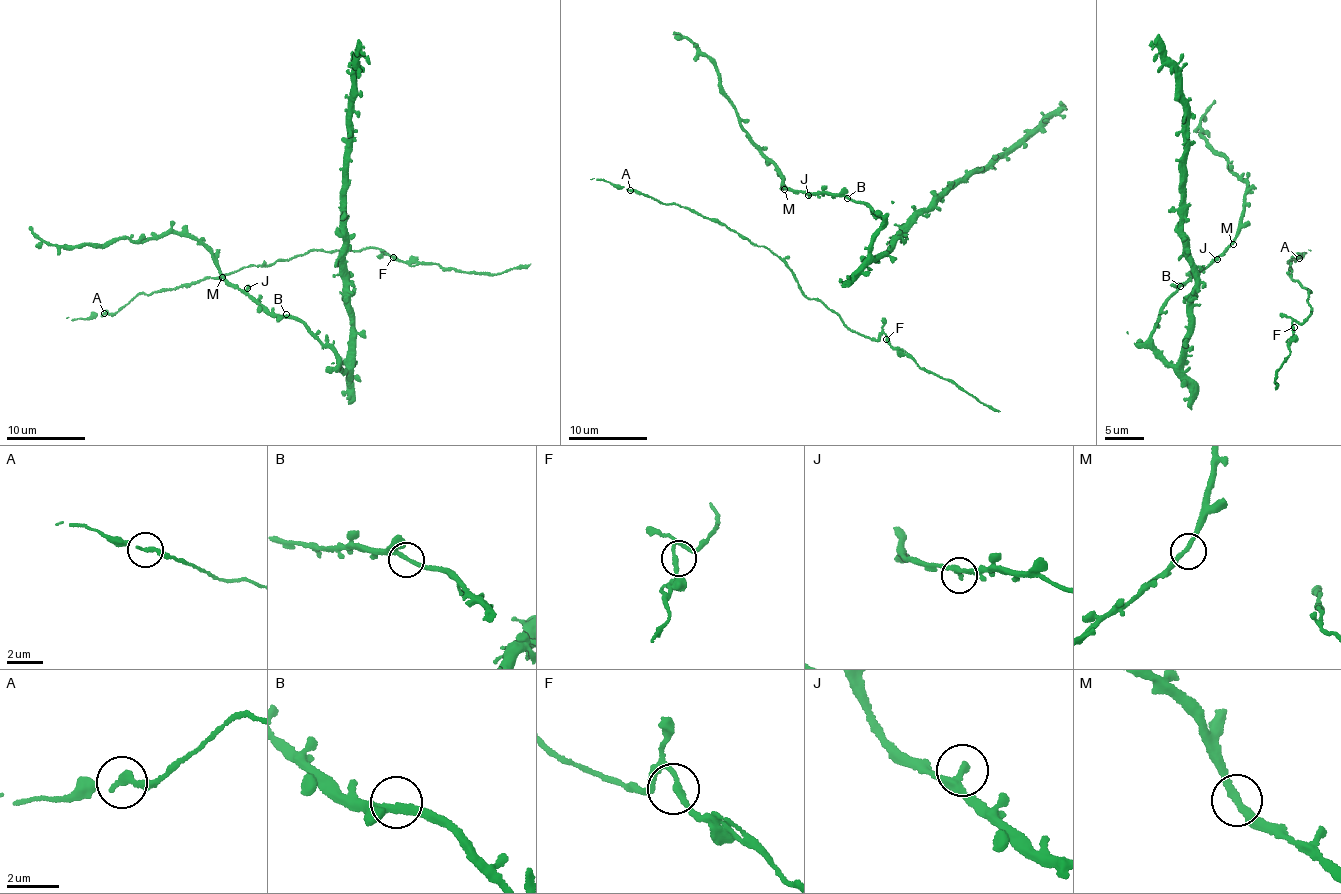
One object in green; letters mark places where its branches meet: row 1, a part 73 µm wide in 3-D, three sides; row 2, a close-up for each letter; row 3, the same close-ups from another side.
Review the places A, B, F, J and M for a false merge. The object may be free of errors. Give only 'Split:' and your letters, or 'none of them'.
Split: none of them

